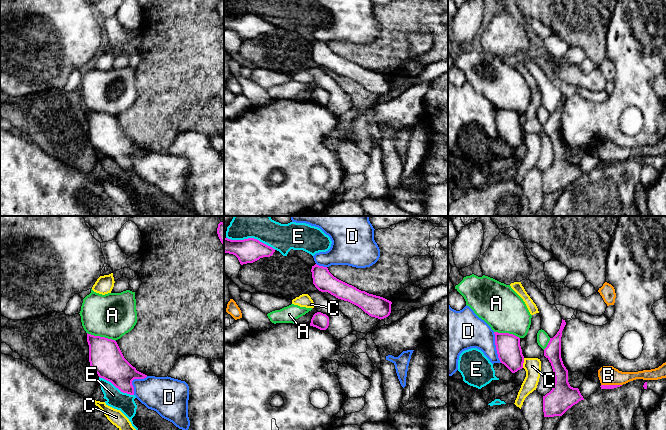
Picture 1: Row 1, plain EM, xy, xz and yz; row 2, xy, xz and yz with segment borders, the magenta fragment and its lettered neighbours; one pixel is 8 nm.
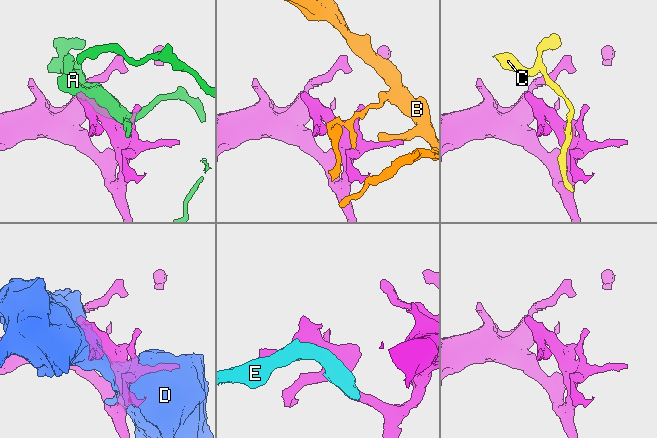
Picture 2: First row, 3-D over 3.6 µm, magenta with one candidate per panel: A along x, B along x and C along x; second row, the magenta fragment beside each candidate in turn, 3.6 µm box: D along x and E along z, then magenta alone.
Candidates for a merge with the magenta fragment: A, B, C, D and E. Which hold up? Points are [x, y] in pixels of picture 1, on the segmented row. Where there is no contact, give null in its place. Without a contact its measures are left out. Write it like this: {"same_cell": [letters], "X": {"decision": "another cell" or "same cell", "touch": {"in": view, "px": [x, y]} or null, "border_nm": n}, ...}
{"same_cell": [], "A": {"decision": "another cell", "touch": {"in": "xy", "px": [101, 337]}, "border_nm": 240}, "B": {"decision": "another cell", "touch": {"in": "yz", "px": [611, 385]}, "border_nm": 170}, "C": {"decision": "another cell", "touch": {"in": "yz", "px": [523, 362]}, "border_nm": 80}, "D": {"decision": "another cell", "touch": {"in": "yz", "px": [496, 347]}, "border_nm": 260}, "E": {"decision": "another cell", "touch": {"in": "xz", "px": [251, 238]}, "border_nm": 420}}

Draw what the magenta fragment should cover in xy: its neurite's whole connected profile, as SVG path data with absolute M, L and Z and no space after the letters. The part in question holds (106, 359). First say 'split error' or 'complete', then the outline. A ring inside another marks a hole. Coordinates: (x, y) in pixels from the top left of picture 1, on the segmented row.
complete; M87 333L87 342L90 366L98 376L111 382L121 392L134 395L132 381L144 379L147 375L137 371L124 358L115 340Z

